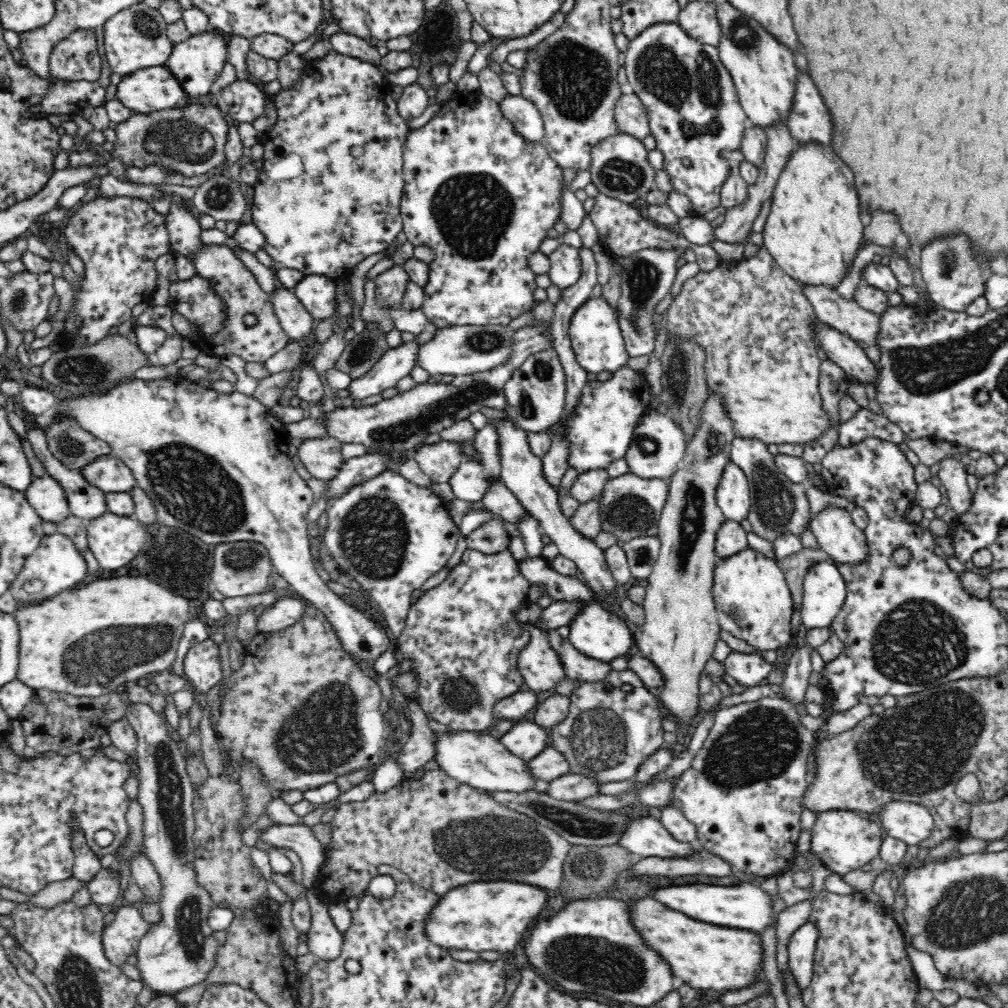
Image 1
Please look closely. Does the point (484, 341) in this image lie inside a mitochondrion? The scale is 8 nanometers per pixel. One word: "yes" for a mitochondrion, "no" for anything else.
yes

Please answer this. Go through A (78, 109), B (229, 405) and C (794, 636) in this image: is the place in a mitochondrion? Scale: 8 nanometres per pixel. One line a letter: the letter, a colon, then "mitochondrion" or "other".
A: other
B: other
C: other

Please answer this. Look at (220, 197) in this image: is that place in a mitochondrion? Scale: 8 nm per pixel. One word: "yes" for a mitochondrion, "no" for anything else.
yes

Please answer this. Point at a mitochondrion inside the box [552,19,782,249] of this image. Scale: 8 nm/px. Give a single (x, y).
(688, 83)

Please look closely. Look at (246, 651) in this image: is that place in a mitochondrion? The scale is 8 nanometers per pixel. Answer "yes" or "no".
no

